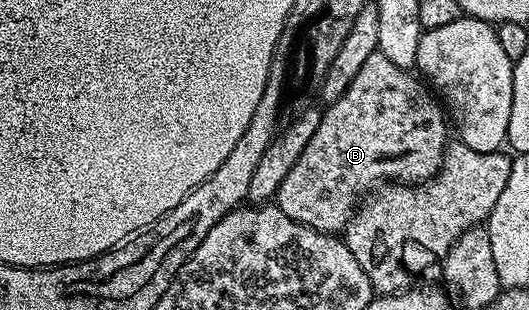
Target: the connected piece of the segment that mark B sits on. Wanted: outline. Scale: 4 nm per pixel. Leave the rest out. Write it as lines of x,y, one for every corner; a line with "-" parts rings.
376,50
360,66
360,71
343,95
322,111
322,120
320,125
316,125
316,133
312,133
312,141
304,145
304,153
300,153
292,169
285,174
284,181
280,181
276,205
288,213
292,221
317,231
338,233
347,226
346,214
354,207
354,187
369,179
382,179
385,175
391,175
394,181
414,183
431,180
438,173
448,141
448,119
439,100
427,90
423,80
418,77
413,79
410,74
407,68
392,65
384,53

